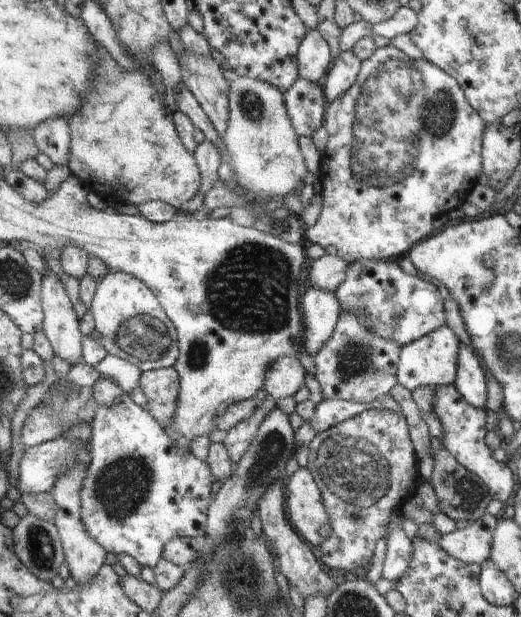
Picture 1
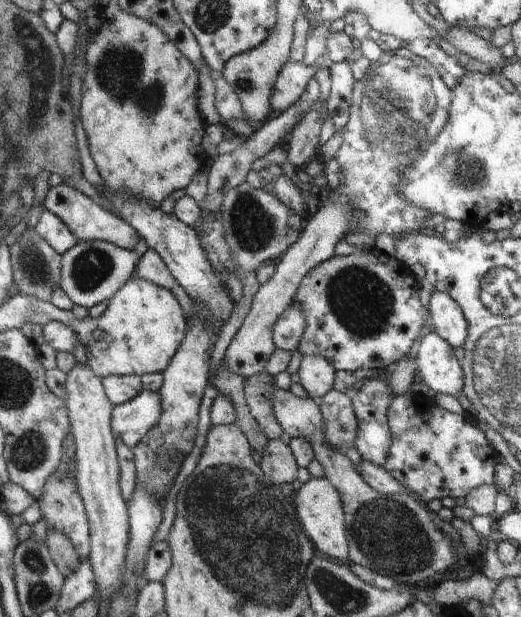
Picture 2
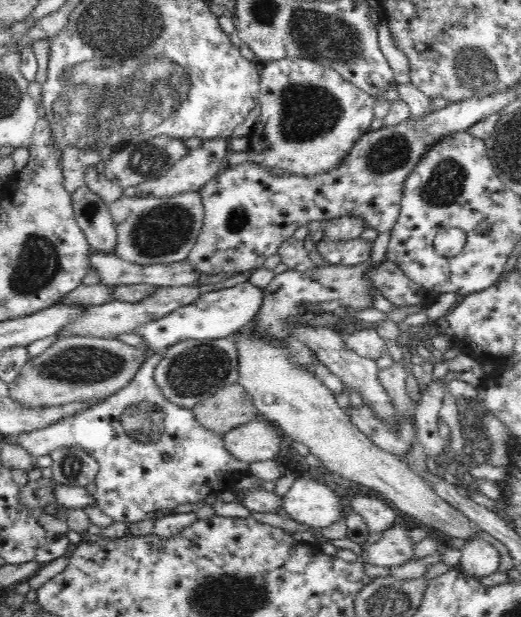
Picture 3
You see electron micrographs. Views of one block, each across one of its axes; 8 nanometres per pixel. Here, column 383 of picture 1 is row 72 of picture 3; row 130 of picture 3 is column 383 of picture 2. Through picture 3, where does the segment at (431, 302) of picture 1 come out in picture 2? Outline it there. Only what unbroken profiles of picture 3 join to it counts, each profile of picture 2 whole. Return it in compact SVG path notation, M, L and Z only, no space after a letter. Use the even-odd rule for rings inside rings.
M375 246L359 254L331 256L309 270L295 290L292 304L299 304L305 316L297 350L303 356L320 355L335 371L351 373L358 368L378 370L401 361L410 352L420 329L428 326L430 314L420 303L420 288L409 266Z

